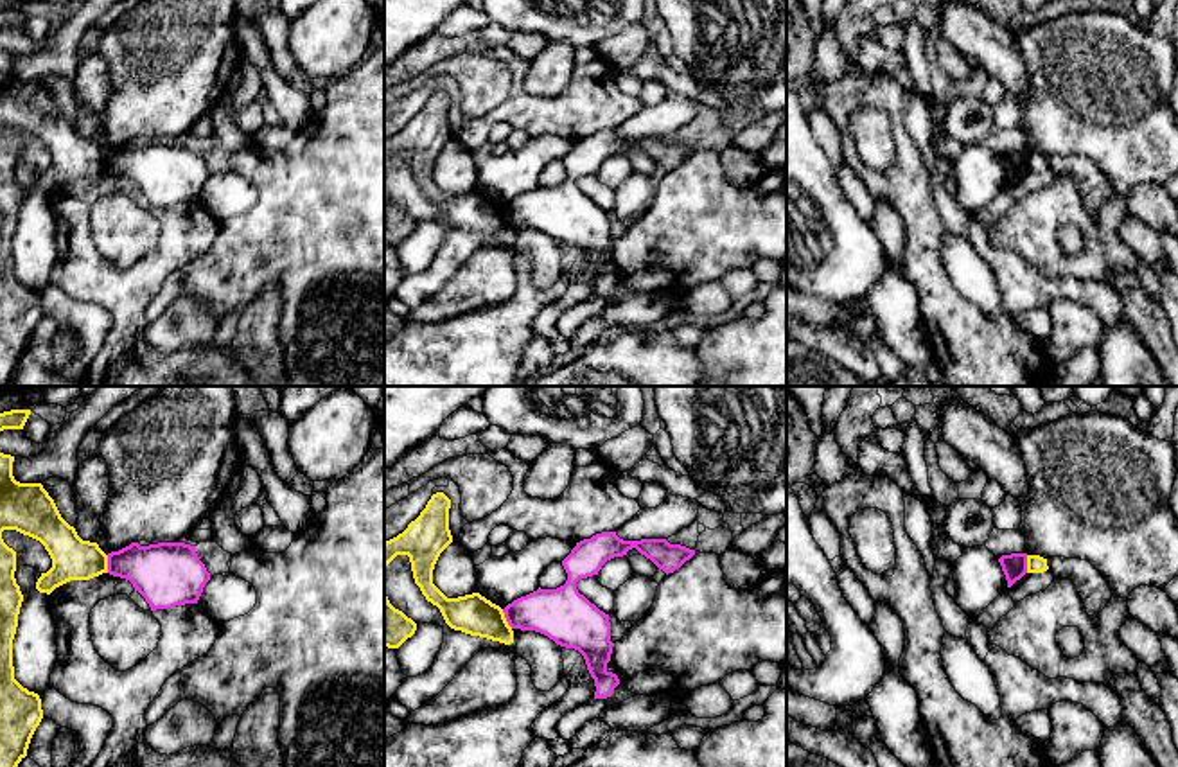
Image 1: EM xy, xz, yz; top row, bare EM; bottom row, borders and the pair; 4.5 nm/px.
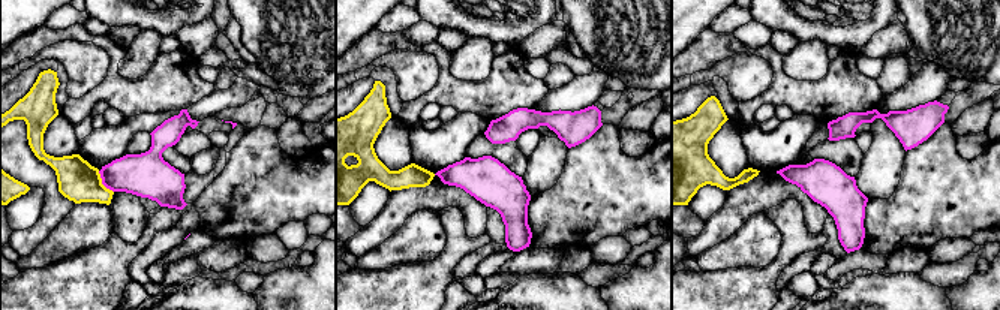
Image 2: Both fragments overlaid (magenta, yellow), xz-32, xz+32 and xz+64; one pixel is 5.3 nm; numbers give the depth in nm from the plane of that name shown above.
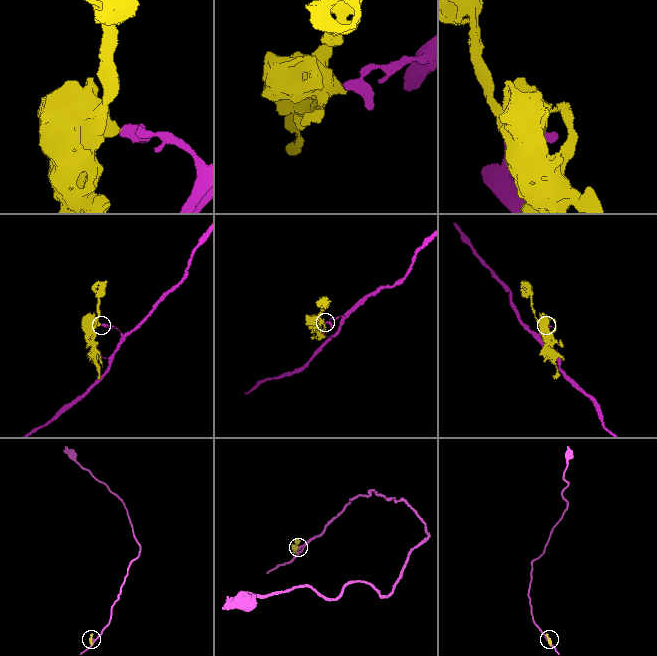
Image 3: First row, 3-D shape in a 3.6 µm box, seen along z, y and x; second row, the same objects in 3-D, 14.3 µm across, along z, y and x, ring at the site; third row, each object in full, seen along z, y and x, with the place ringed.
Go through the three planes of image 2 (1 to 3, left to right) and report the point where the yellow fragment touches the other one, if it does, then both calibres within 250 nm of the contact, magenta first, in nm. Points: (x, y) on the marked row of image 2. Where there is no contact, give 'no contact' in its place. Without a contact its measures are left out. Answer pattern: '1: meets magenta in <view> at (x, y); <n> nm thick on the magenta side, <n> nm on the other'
1: meets magenta in xz-32 at (102, 183); 240 nm thick on the magenta side, 220 nm on the other
2: no contact
3: no contact

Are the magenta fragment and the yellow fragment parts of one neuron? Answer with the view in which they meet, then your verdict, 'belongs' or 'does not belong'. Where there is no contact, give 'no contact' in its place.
xz | does not belong

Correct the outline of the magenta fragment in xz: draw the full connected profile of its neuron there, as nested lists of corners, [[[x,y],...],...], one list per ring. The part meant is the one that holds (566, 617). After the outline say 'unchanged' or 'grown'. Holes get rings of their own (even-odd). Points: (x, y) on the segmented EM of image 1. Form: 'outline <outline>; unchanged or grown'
outline [[[602,532],[576,542],[562,560],[567,573],[564,586],[557,589],[539,587],[503,609],[512,629],[535,630],[560,647],[578,650],[594,679],[594,699],[611,697],[620,684],[618,675],[607,670],[614,643],[611,641],[609,614],[580,595],[576,582],[598,575],[607,560],[623,557],[632,548],[666,575],[695,555],[695,550],[670,544],[666,539],[623,541],[616,532]]]; unchanged

